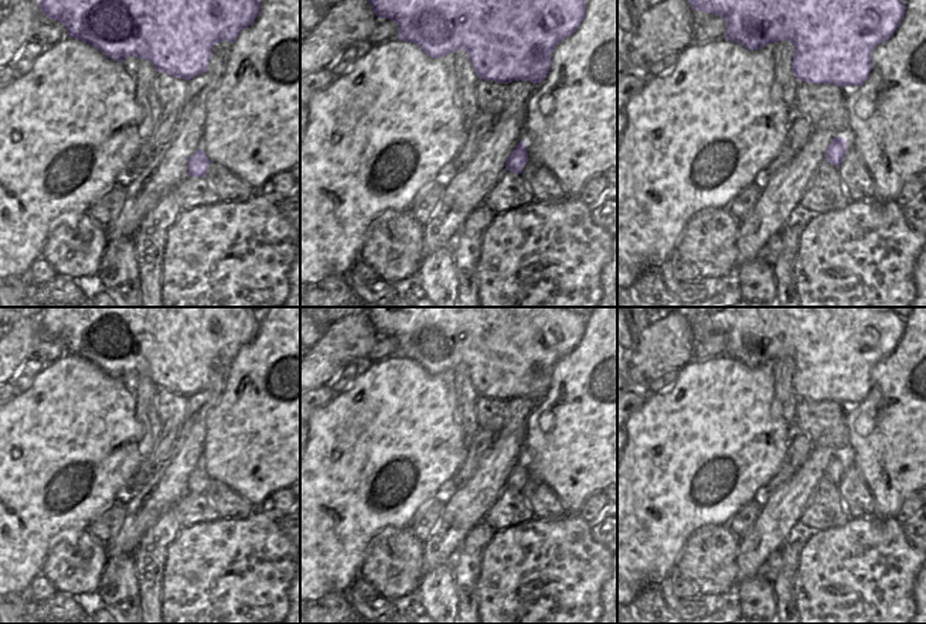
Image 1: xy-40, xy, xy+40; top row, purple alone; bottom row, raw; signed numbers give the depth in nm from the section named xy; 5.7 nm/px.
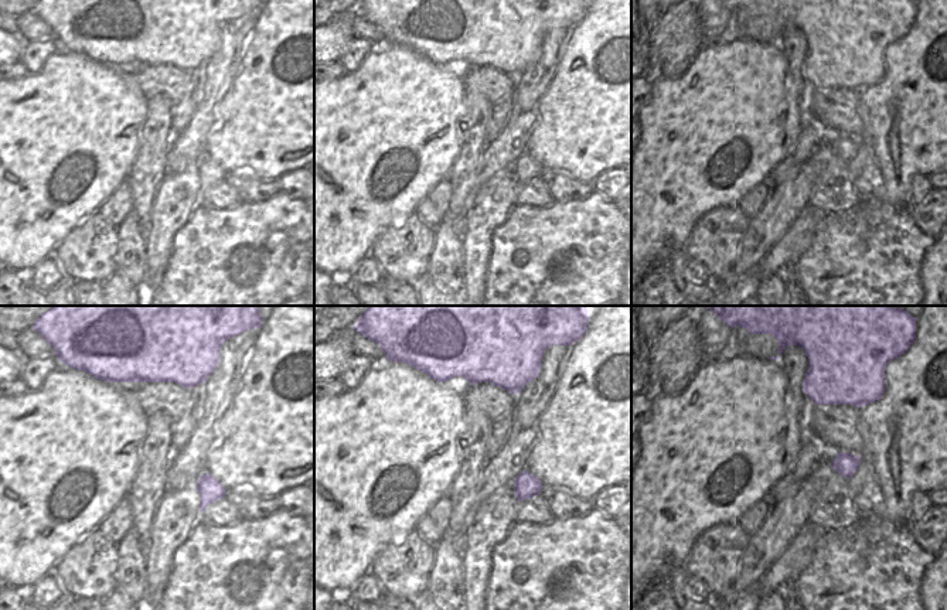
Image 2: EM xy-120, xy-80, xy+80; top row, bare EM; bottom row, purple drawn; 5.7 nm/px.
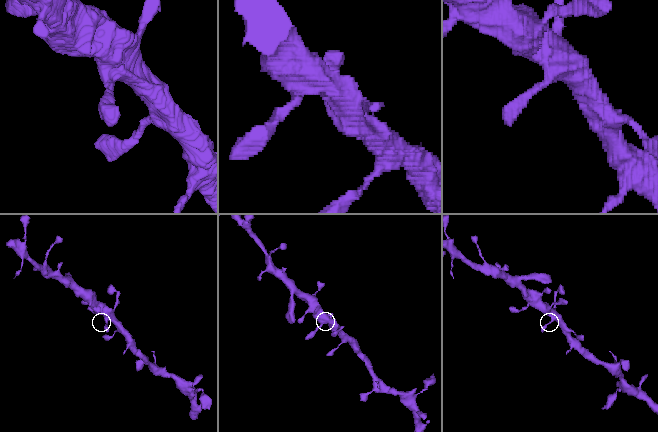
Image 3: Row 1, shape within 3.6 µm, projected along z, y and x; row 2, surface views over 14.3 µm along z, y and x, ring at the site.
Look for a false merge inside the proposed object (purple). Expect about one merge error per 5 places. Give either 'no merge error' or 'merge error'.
no merge error

